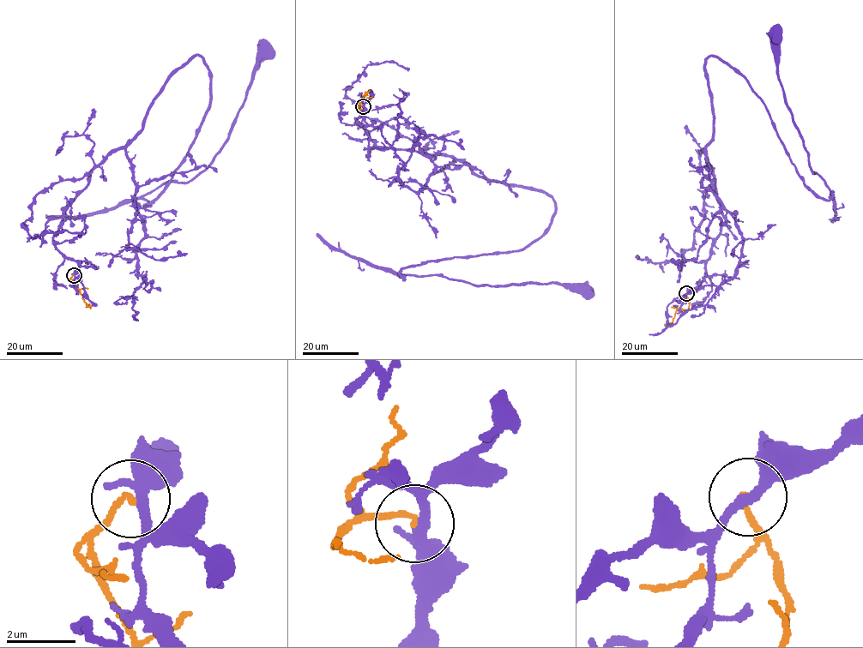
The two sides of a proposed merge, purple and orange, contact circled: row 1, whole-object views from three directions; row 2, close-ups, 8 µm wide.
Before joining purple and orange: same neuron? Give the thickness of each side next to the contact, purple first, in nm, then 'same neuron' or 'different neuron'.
260/160 nm | different neuron

